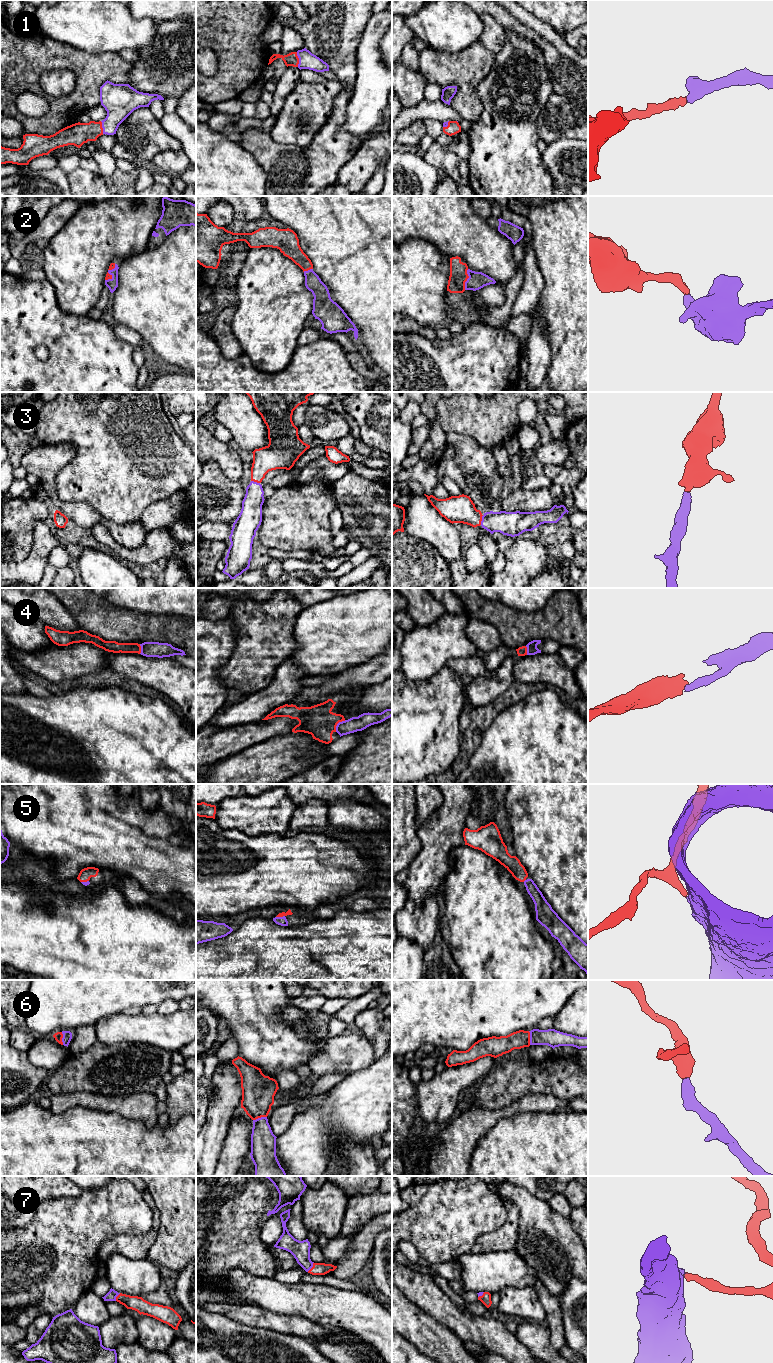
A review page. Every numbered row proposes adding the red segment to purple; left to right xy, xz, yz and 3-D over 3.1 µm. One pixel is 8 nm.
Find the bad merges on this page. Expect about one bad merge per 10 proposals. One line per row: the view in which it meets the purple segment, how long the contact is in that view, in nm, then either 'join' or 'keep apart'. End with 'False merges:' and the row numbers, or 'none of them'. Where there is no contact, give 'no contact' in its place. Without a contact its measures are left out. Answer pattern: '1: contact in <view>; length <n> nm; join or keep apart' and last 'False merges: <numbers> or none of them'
1: contact in xz; length 120 nm; join
2: contact in yz; length 170 nm; join
3: contact in yz; length 80 nm; join
4: contact in xz; length 130 nm; join
5: contact in xz; length 70 nm; join
6: contact in xz; length 120 nm; join
7: contact in xz; length 90 nm; join
False merges: none of them

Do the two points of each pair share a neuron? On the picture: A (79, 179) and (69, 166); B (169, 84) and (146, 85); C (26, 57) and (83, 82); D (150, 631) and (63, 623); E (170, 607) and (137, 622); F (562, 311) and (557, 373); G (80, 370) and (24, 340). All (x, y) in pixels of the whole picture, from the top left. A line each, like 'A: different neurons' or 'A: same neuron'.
A: different neurons
B: same neuron
C: same neuron
D: different neurons
E: different neurons
F: same neuron
G: same neuron

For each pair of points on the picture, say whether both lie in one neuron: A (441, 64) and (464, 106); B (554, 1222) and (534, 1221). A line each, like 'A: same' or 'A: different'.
A: same
B: same

